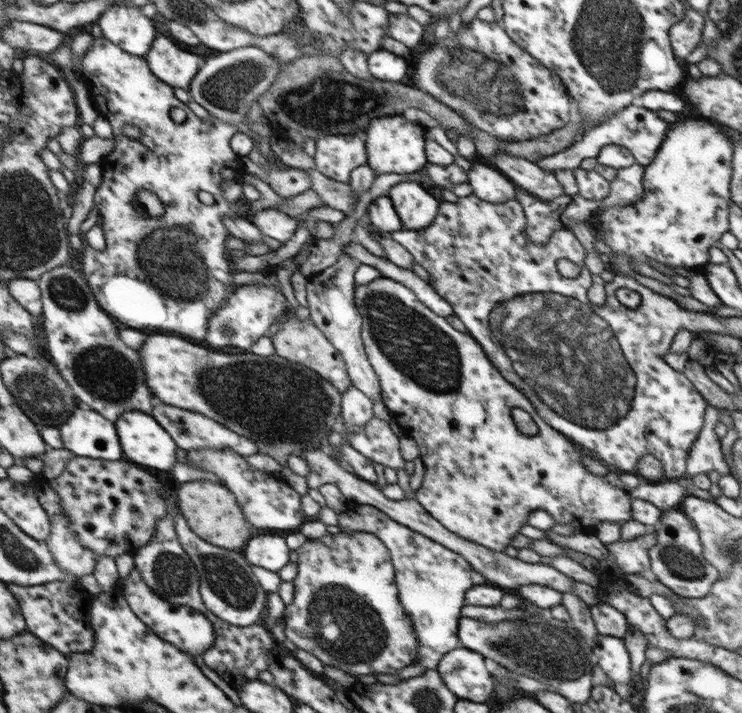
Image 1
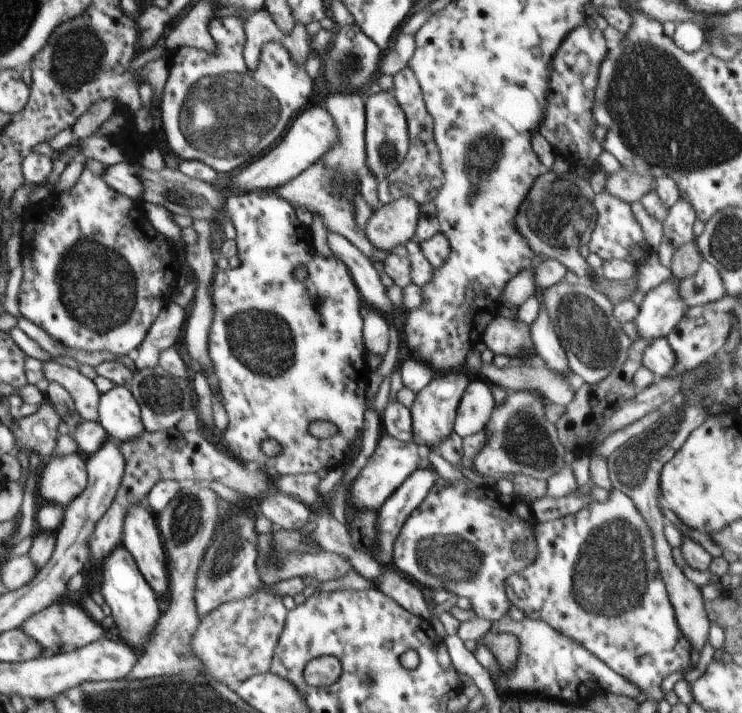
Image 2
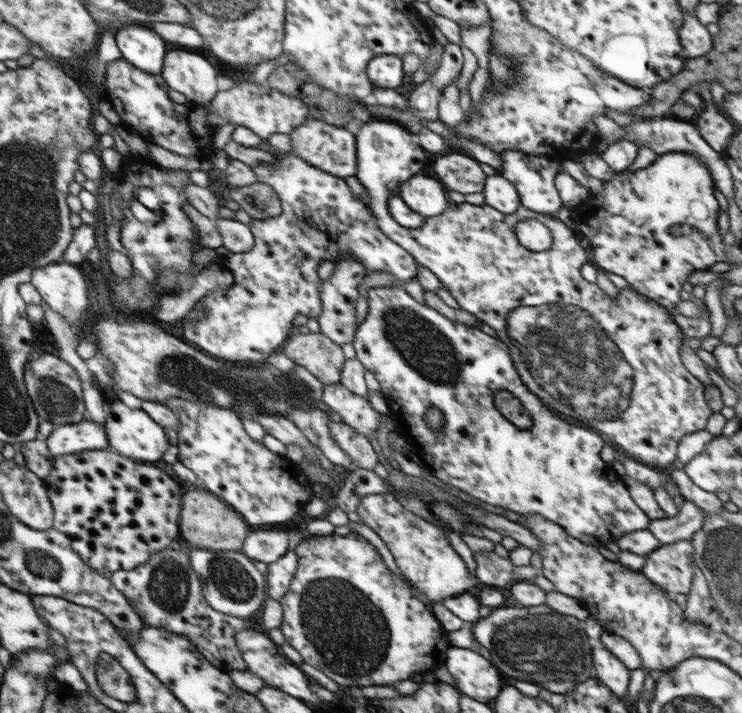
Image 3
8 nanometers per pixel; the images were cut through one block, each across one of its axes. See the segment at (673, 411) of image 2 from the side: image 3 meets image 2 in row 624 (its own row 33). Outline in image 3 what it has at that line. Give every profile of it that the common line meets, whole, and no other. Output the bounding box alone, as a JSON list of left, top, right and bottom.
[678,8,713,59]

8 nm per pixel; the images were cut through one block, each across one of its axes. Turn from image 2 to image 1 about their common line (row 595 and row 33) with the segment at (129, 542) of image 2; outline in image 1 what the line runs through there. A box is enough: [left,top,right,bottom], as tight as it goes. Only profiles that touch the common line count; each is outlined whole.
[144,32,202,92]

